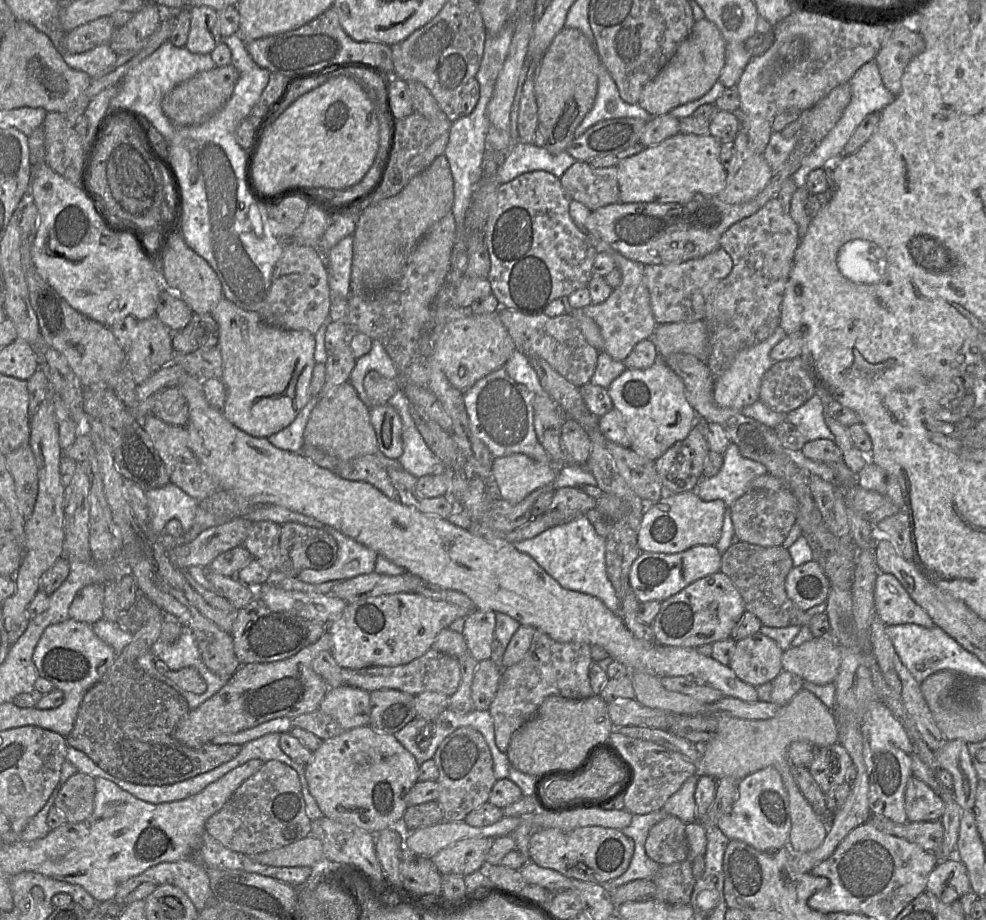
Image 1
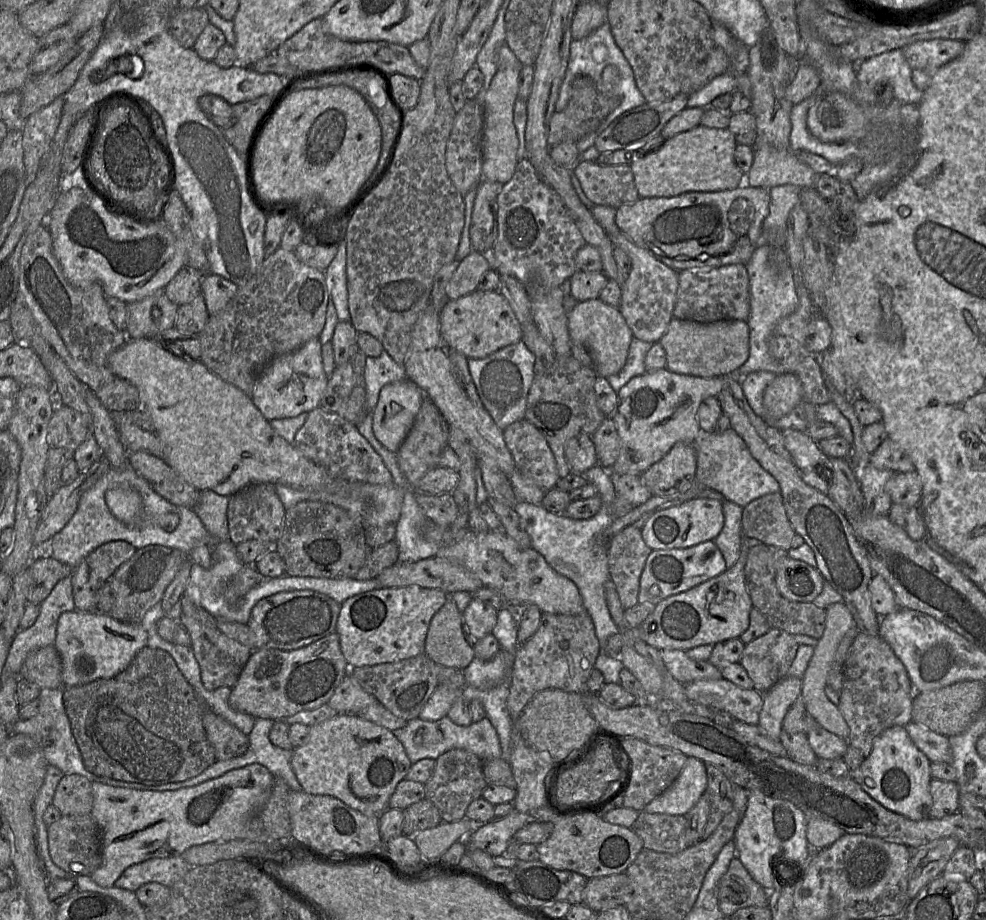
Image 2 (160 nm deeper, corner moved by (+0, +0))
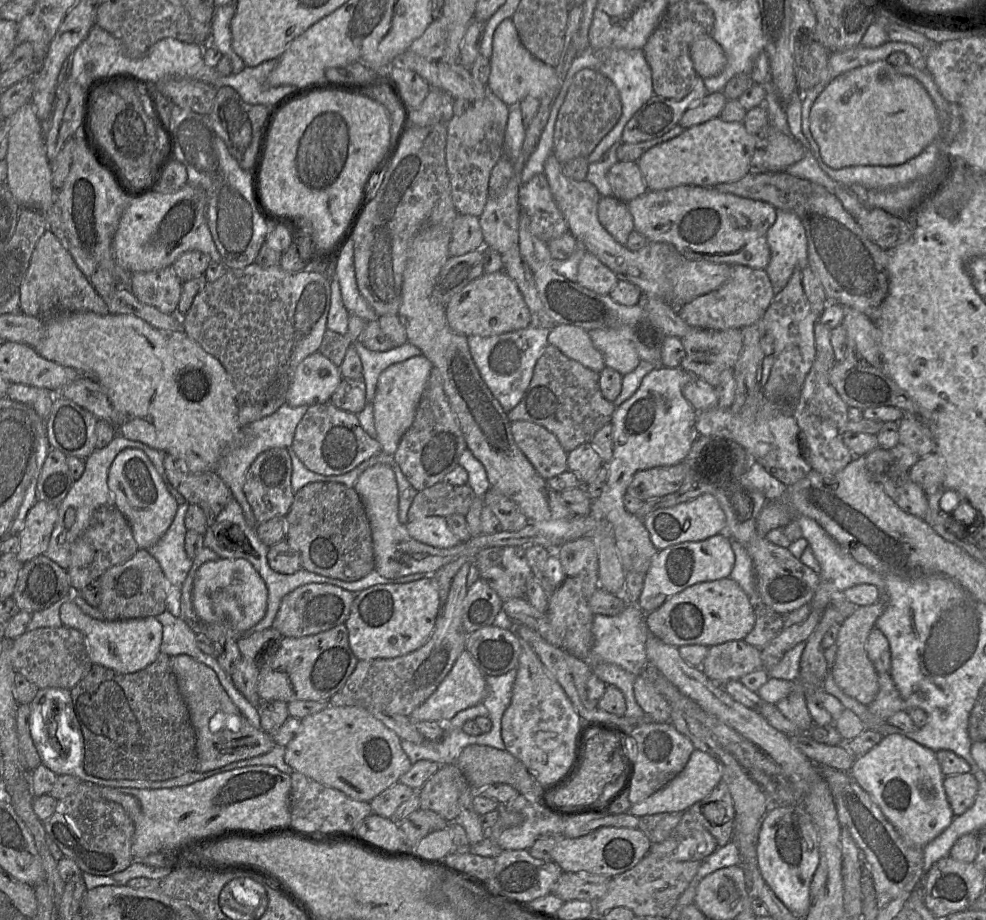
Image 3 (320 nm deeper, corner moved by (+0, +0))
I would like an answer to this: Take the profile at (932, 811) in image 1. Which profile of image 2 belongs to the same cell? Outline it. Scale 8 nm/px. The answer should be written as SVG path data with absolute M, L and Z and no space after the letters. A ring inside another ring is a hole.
M932 778L930 792L933 800L930 818L943 818L959 811L960 786L956 781Z

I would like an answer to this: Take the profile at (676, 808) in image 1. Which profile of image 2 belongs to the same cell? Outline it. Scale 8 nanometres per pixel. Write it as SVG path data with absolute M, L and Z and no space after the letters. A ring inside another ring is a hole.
M688 757L675 781L643 809L647 813L685 815L704 794L707 787L705 763Z

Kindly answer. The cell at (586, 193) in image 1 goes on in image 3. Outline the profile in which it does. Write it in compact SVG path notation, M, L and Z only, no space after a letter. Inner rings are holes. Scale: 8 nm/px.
M638 161L617 162L609 170L607 179L612 196L624 203L628 203L648 190Z

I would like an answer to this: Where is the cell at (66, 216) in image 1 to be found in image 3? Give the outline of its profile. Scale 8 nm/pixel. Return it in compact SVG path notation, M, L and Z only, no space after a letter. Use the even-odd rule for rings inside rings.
M187 183L174 193L153 192L130 201L124 211L112 242L117 264L130 272L152 272L173 266L185 252L200 251L209 255L212 263L220 263L208 227L207 199L201 187Z

